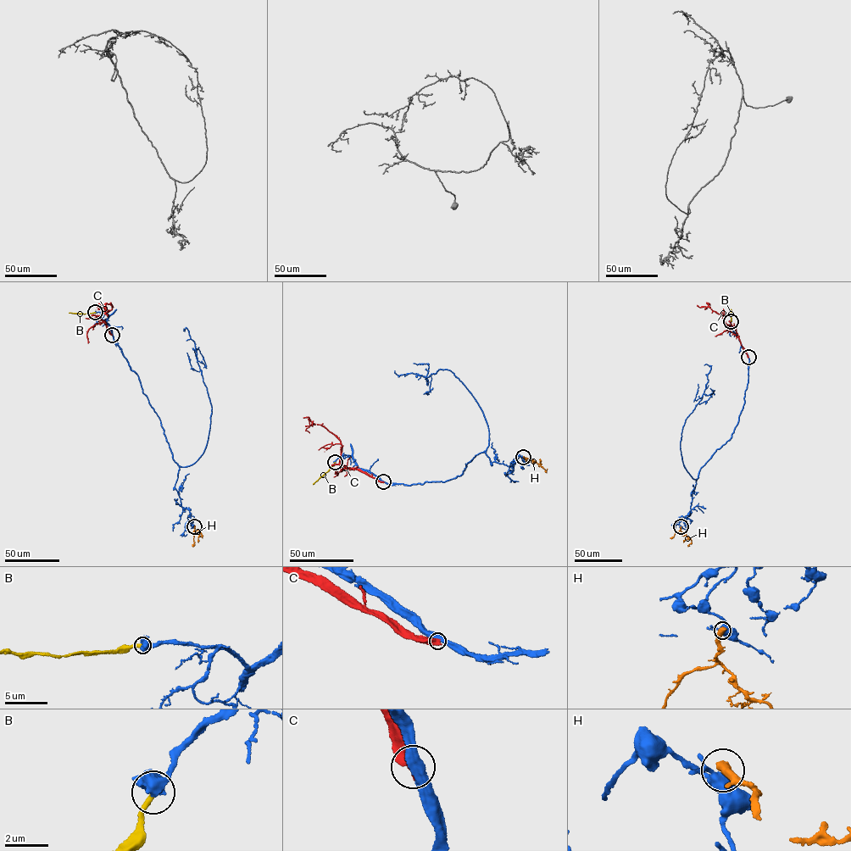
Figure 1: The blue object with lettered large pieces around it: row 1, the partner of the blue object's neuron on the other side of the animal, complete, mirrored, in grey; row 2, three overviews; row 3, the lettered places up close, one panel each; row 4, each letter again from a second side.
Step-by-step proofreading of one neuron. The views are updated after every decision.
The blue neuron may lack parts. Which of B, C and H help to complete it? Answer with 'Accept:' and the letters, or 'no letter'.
Accept: no letter

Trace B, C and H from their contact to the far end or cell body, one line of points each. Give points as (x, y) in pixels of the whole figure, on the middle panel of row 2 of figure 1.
B: (335, 462), (313, 484)
C: (383, 482), (358, 469), (340, 464), (340, 441), (323, 426), (314, 425), (308, 417), (303, 417)
H: (523, 457), (526, 460), (539, 464), (546, 471)

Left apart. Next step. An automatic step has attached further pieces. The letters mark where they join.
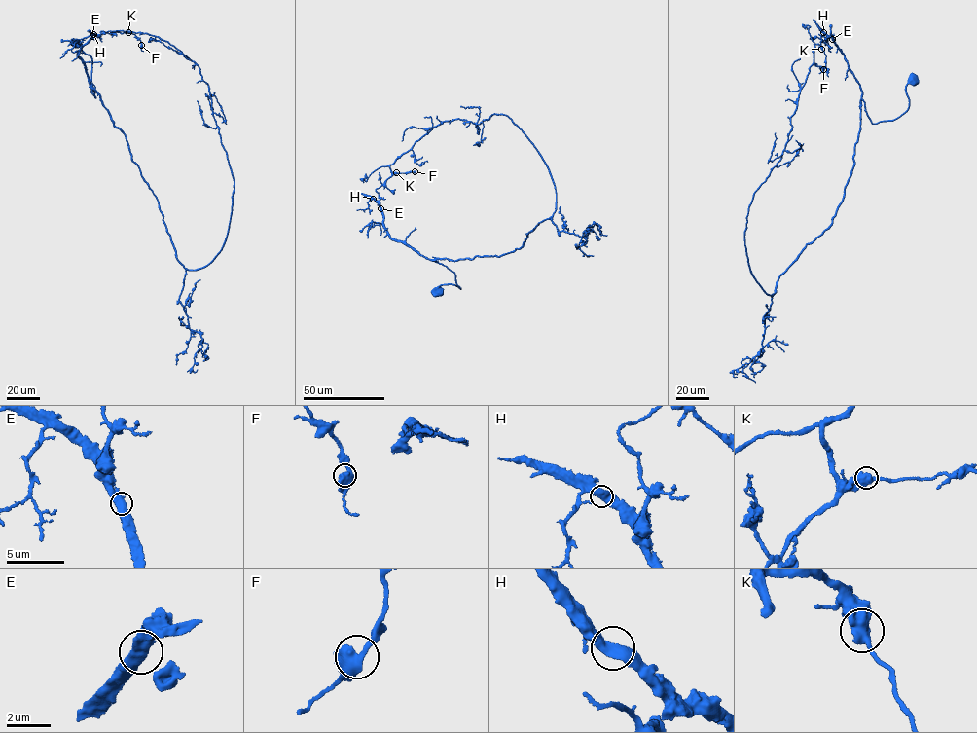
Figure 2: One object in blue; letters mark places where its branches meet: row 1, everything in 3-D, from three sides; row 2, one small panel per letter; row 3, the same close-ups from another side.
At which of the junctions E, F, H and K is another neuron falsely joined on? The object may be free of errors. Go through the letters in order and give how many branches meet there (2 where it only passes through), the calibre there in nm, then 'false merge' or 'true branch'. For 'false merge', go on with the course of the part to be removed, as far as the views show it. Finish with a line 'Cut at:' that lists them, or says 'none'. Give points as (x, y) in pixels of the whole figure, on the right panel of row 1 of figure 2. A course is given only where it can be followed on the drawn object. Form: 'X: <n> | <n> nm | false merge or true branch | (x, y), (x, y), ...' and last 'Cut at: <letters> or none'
E: 2 | 550 nm | true branch
F: 2 | 550 nm | true branch
H: 2 | 550 nm | true branch
K: 2 | 550 nm | true branch
Cut at: none

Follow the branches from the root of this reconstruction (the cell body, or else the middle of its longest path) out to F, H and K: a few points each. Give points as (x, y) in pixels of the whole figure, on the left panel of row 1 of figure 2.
F: (75, 42), (91, 58), (95, 97), (78, 55), (82, 46), (114, 31), (132, 33), (141, 45)
H: (75, 42), (91, 58), (90, 90), (95, 97), (85, 64), (78, 54), (93, 34)
K: (75, 42), (91, 58), (90, 90), (95, 97), (85, 64), (78, 55), (79, 51), (94, 35), (128, 32)

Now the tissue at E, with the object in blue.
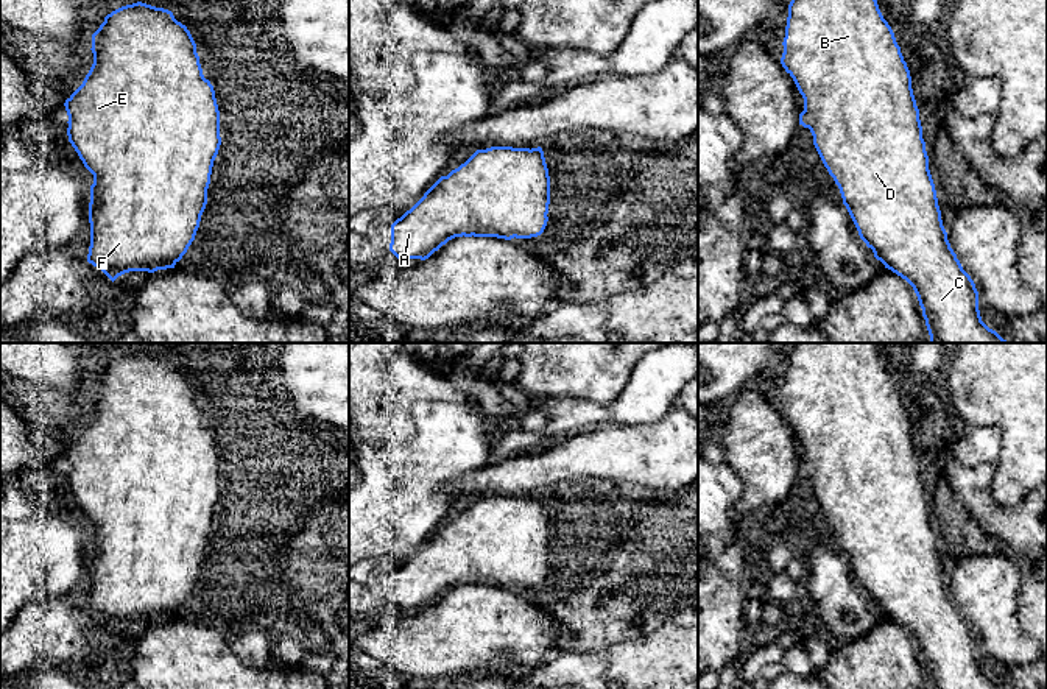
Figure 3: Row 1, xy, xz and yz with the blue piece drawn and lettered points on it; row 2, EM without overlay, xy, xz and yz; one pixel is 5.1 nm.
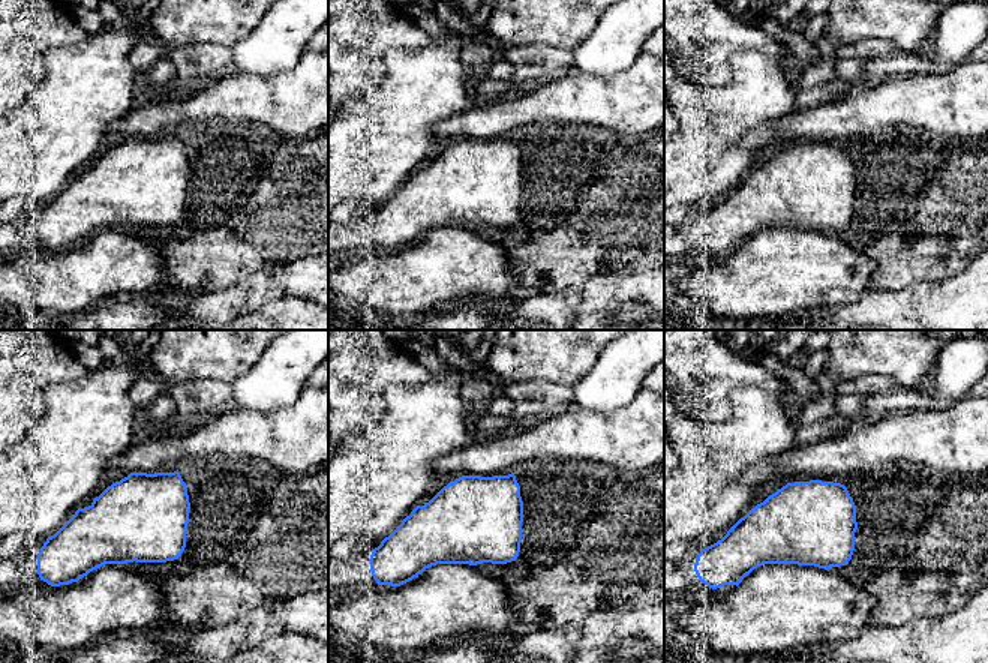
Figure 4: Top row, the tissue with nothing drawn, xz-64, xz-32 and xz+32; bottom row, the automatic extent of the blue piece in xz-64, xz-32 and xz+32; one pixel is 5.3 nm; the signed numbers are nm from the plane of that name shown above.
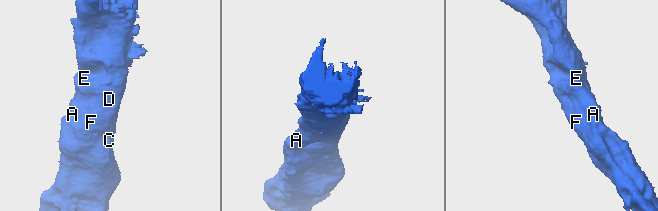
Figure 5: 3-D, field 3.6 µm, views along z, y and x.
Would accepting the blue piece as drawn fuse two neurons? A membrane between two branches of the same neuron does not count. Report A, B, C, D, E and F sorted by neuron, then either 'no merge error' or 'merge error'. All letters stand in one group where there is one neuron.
groups A B C D E F; no merge error

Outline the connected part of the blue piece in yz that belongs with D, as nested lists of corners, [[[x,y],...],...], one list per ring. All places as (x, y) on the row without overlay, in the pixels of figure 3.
[[[793,343],[782,394],[781,413],[804,447],[799,474],[810,479],[813,494],[838,535],[860,588],[885,617],[913,636],[930,689],[1003,689],[982,670],[975,633],[947,589],[910,419],[874,343]]]

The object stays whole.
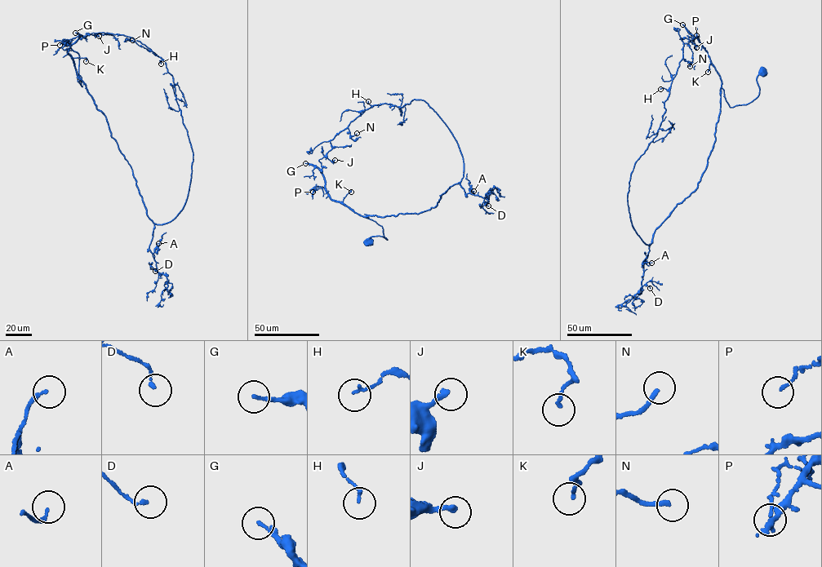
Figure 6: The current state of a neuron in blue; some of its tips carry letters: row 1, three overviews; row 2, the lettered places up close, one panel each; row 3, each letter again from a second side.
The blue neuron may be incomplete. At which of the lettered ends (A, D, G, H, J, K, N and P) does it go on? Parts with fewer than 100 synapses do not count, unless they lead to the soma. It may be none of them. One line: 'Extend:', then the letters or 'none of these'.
Extend: G

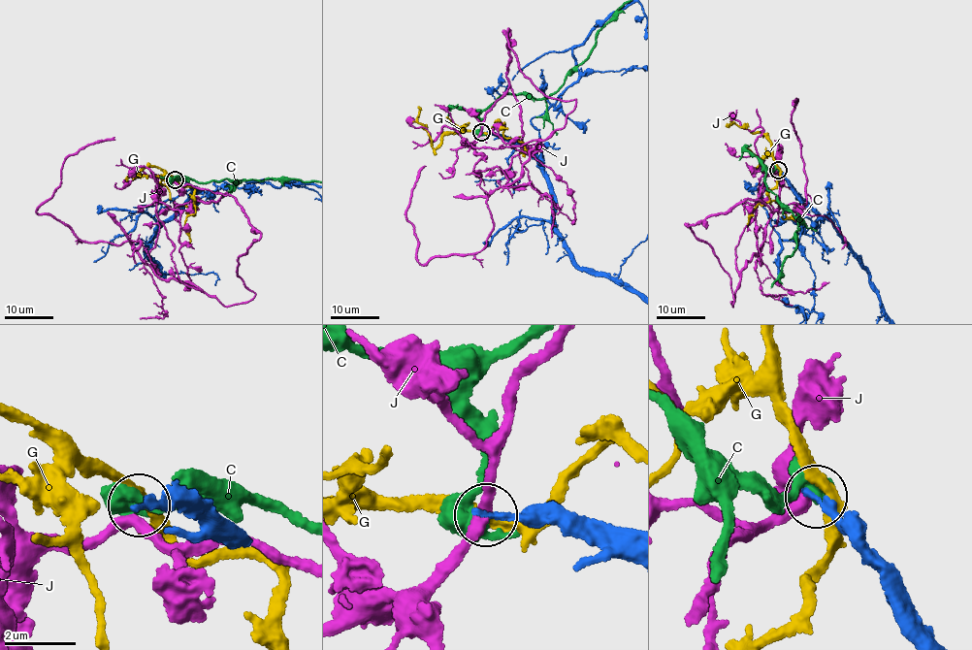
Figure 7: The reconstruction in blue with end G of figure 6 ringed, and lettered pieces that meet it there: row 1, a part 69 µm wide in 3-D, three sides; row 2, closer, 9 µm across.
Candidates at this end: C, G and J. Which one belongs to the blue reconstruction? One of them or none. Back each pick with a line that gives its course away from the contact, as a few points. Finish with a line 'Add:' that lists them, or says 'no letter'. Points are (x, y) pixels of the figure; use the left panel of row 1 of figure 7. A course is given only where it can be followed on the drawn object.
Add: no letter

